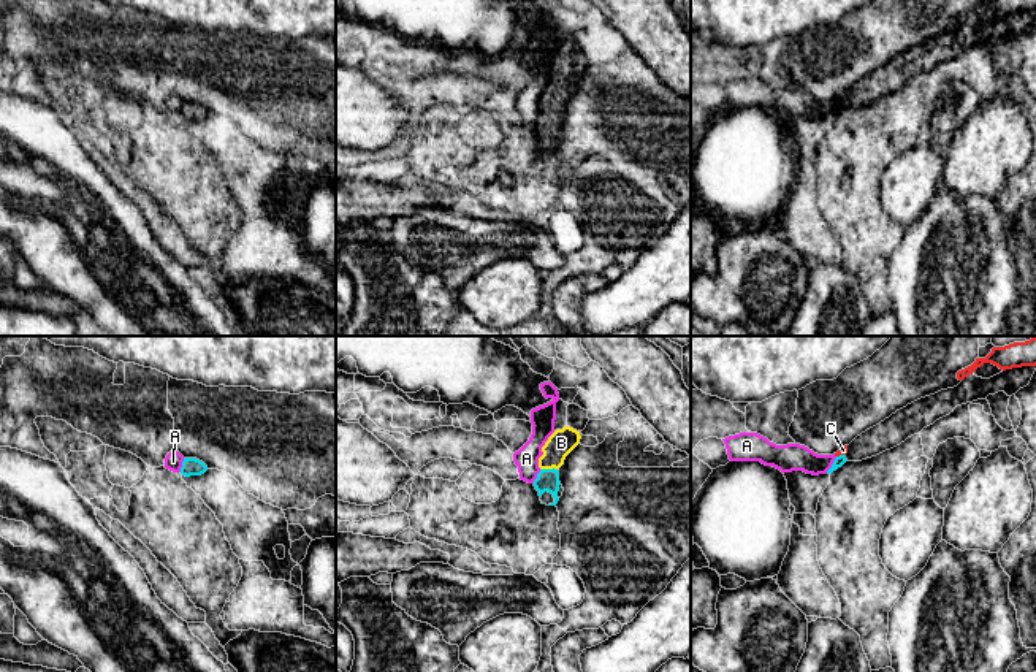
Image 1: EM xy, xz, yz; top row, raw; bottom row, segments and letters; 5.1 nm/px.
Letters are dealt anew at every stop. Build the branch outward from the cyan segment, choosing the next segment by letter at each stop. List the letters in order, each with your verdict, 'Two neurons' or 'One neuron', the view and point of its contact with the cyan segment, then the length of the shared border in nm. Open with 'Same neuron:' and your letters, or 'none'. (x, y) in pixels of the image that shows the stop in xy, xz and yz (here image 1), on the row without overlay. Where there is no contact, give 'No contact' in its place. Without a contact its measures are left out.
Same neuron: B
A: Two neurons. Touches cyan at yz (832, 110). Shared border 110 nm
B: One neuron. Touches cyan at xz (548, 114). Shared border 90 nm
C: Two neurons. Touches cyan at yz (840, 100). Shared border 50 nm

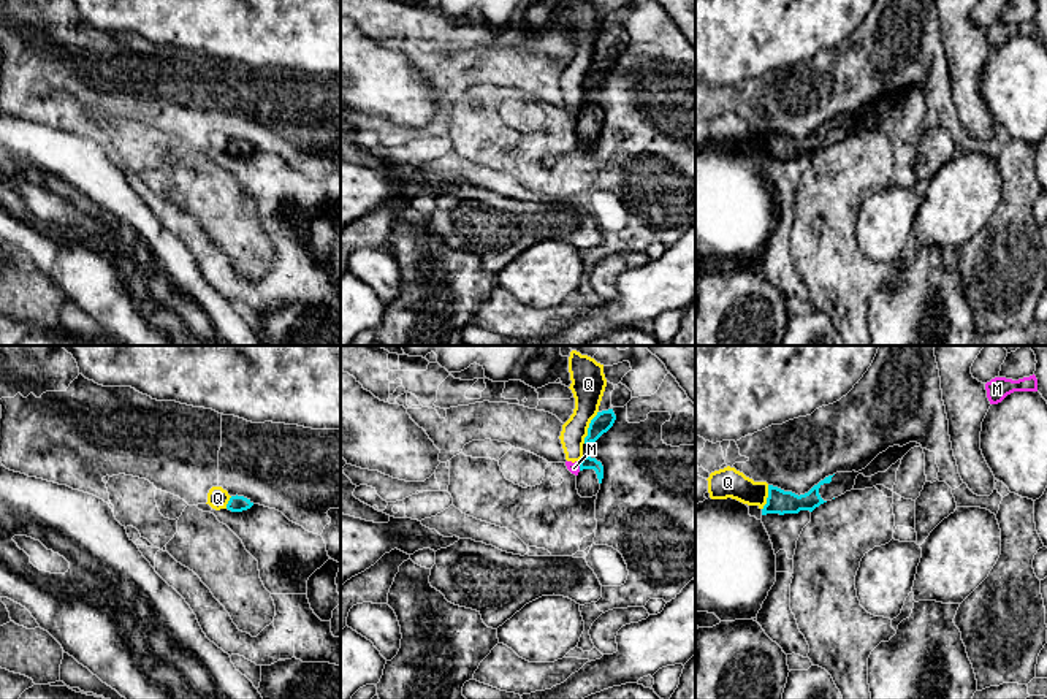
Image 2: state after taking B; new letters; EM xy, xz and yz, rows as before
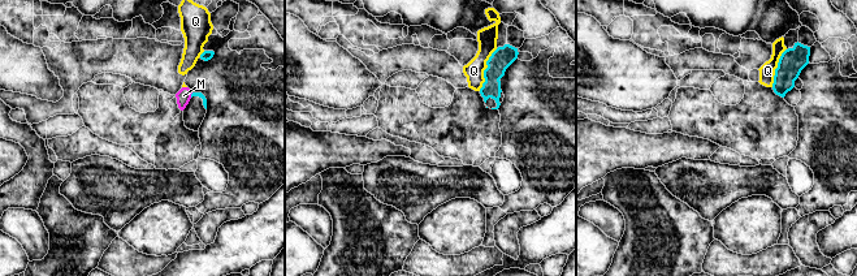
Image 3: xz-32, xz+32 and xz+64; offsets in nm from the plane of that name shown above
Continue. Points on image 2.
Same neuron: none
M: Two neurons. Touches cyan at xz (580, 111). Shared border 50 nm
Q: Two neurons. Touches cyan at xz (590, 72). Shared border 180 nm

